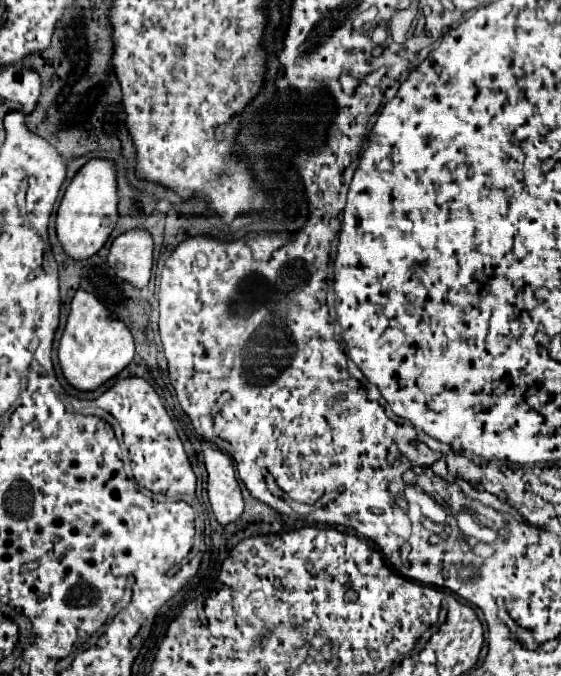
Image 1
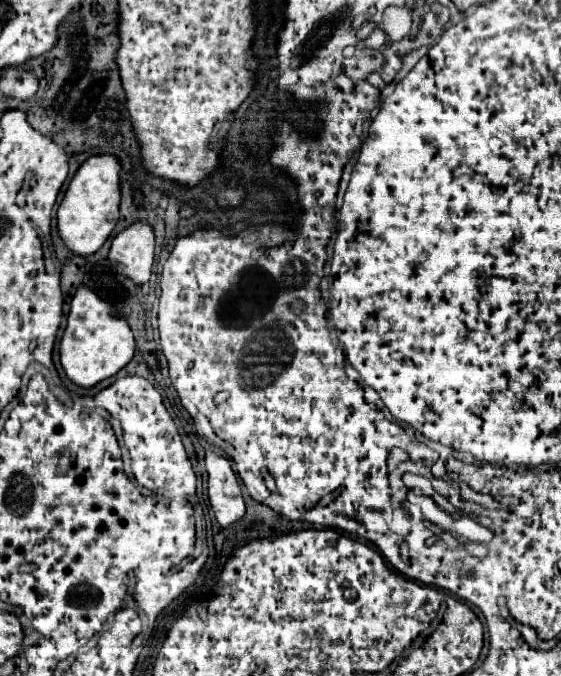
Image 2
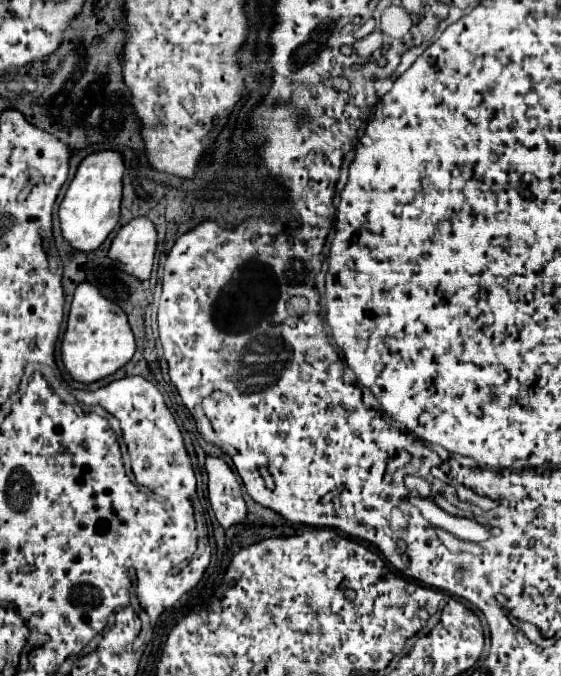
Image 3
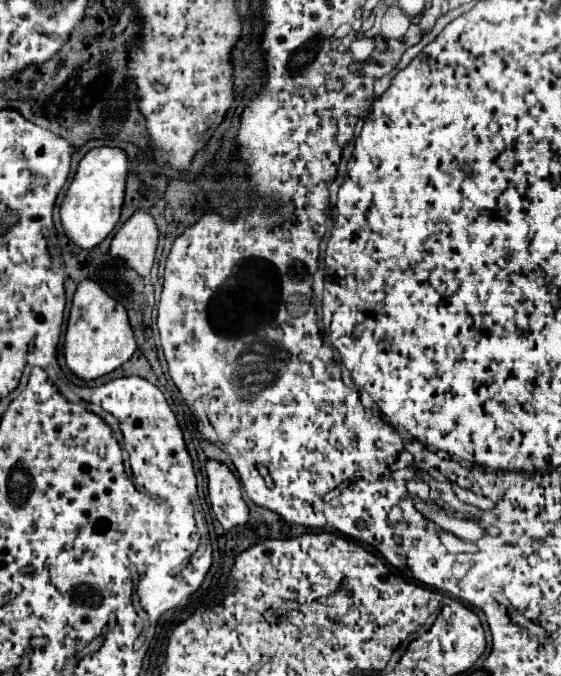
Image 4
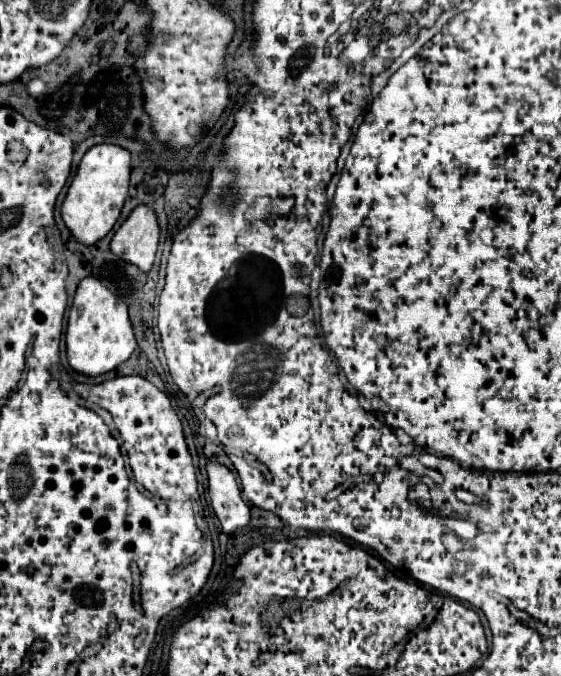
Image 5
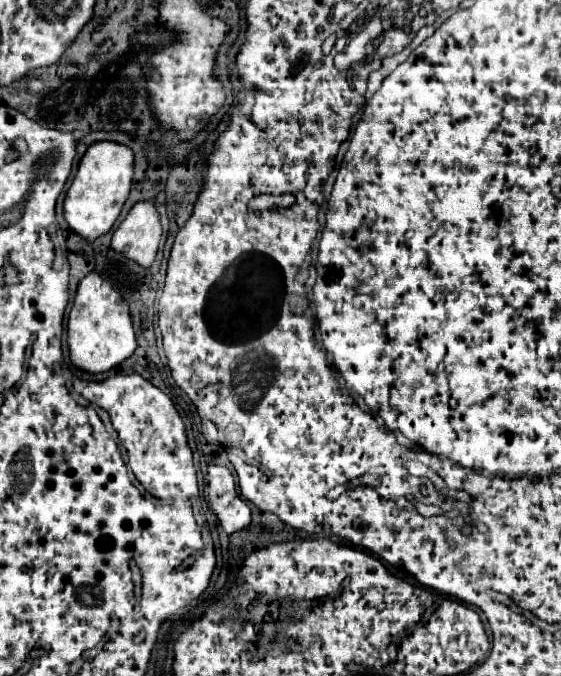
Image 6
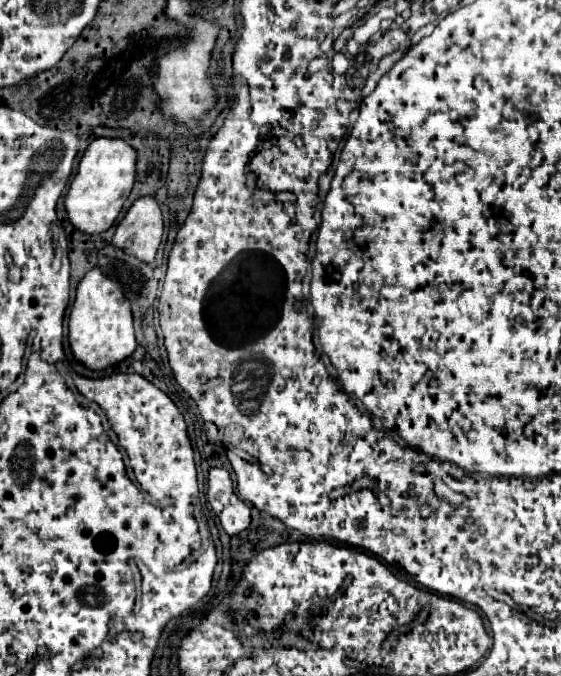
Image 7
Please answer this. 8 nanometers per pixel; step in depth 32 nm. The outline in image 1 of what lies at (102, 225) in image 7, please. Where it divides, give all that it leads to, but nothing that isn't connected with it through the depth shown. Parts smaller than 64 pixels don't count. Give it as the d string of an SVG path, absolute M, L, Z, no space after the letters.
M90 160L70 182L58 212L56 212L56 236L62 250L74 260L86 260L94 256L108 240L118 220L118 188L116 168L108 160Z

